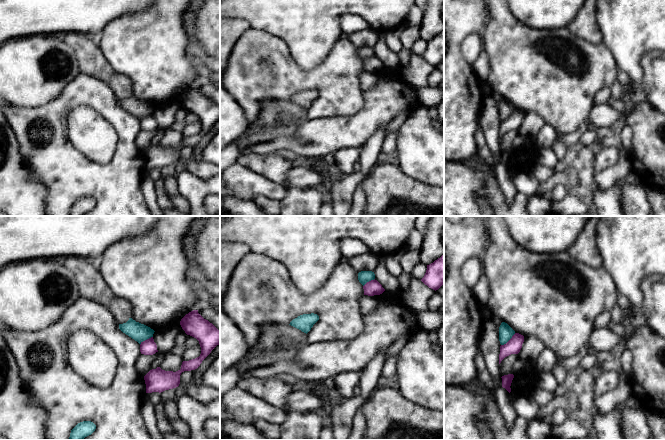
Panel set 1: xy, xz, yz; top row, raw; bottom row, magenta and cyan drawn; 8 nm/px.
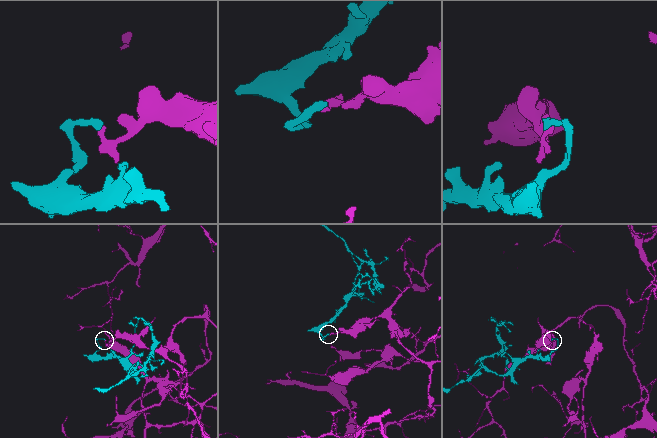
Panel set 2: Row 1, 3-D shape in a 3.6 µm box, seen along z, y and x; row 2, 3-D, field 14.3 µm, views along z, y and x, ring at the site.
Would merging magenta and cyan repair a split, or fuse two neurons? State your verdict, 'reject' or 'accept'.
reject

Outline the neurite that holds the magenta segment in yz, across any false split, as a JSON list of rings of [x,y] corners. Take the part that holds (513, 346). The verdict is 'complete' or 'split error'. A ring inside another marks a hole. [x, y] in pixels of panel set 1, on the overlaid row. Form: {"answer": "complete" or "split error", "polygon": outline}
{"answer": "complete", "polygon": [[[515,333],[506,344],[501,345],[499,354],[499,364],[505,357],[511,354],[518,354],[522,348],[523,342],[524,336],[519,333]]]}

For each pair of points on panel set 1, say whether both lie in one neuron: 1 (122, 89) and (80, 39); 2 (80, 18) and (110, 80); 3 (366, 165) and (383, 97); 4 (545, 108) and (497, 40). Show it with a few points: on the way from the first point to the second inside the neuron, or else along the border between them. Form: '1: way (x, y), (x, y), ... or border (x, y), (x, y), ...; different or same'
1: way (110, 77), (89, 56), (87, 51); same
2: border (66, 33), (81, 33), (95, 38); different
3: border (388, 123), (381, 126), (360, 147); different
4: way (545, 91), (545, 88), (514, 57); same

